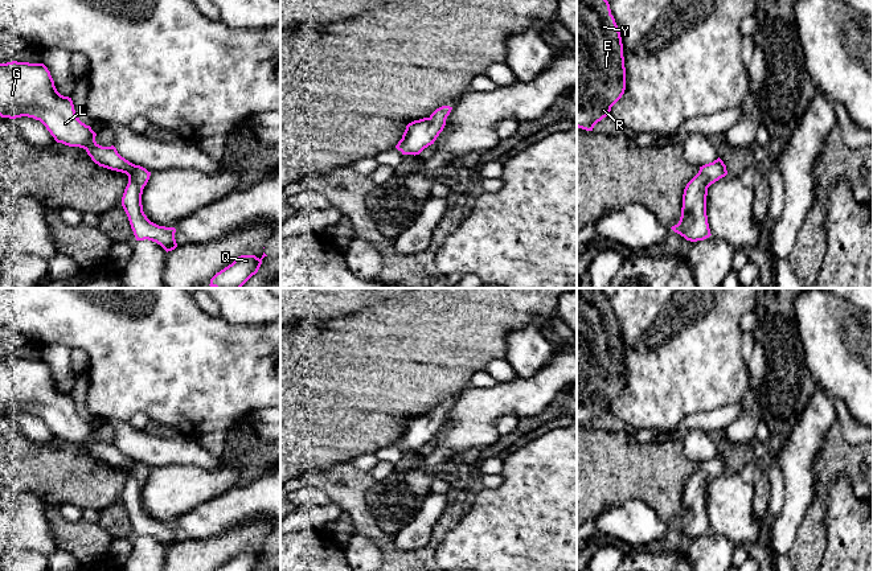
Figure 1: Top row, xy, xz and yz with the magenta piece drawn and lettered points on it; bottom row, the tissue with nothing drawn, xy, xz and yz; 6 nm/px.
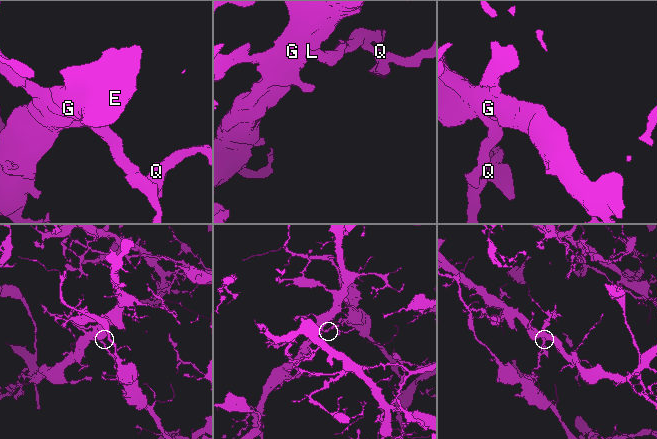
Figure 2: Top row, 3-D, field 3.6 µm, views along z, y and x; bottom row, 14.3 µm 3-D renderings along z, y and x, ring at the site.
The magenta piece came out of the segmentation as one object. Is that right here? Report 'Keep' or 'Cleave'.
Cleave

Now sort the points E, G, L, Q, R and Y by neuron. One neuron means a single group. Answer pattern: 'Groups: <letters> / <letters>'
Groups: E G L R Y / Q

